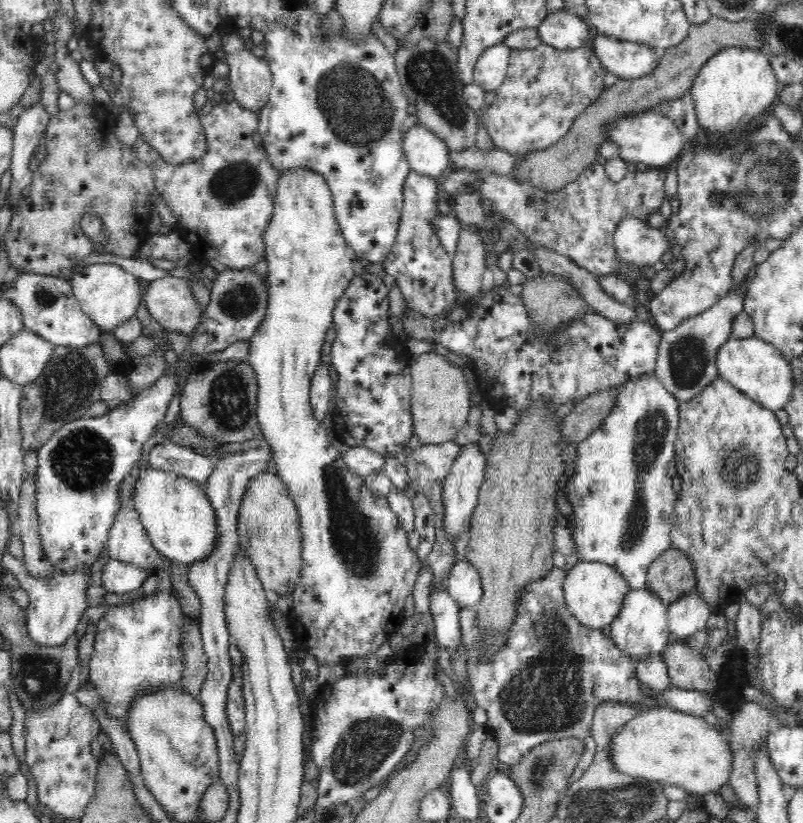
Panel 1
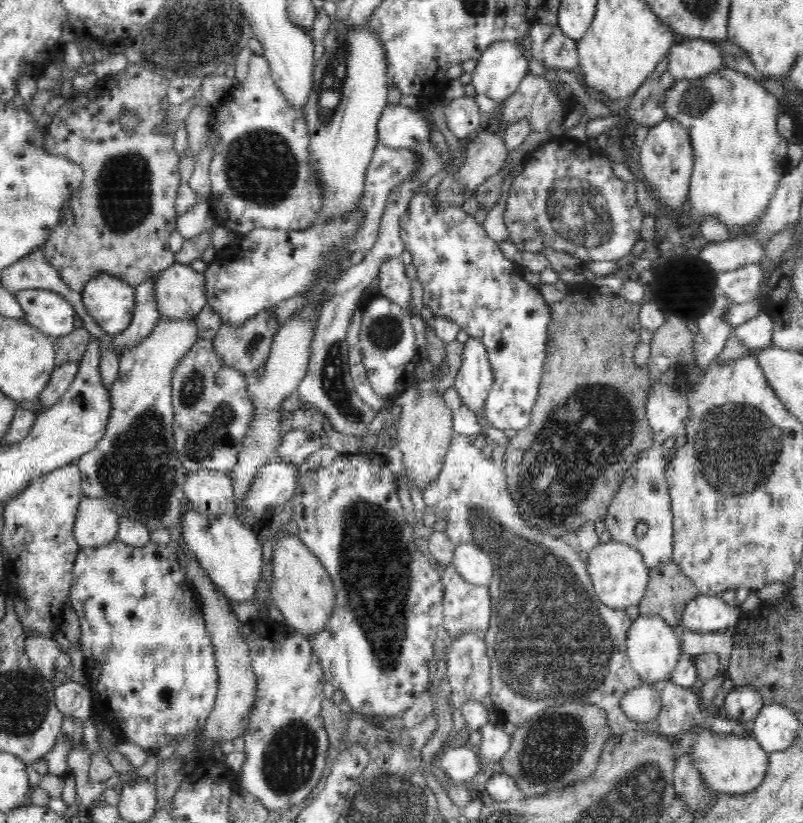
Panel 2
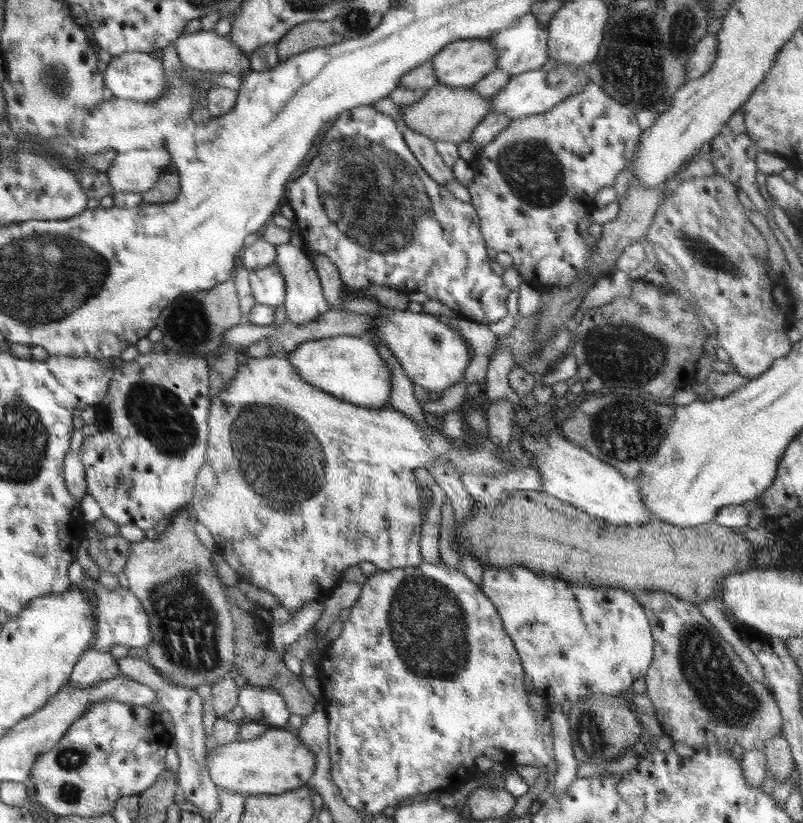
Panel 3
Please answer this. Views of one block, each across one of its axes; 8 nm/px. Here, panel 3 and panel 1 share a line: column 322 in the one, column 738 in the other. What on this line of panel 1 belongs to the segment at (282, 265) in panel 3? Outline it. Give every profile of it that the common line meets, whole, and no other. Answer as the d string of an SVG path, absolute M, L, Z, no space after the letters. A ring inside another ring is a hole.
M752 274L746 276L738 291L730 291L720 302L714 304L714 307L684 320L675 330L662 333L653 372L663 387L681 402L692 400L719 378L717 350L732 336L734 318L743 312L744 297L748 292L747 284L751 278Z

